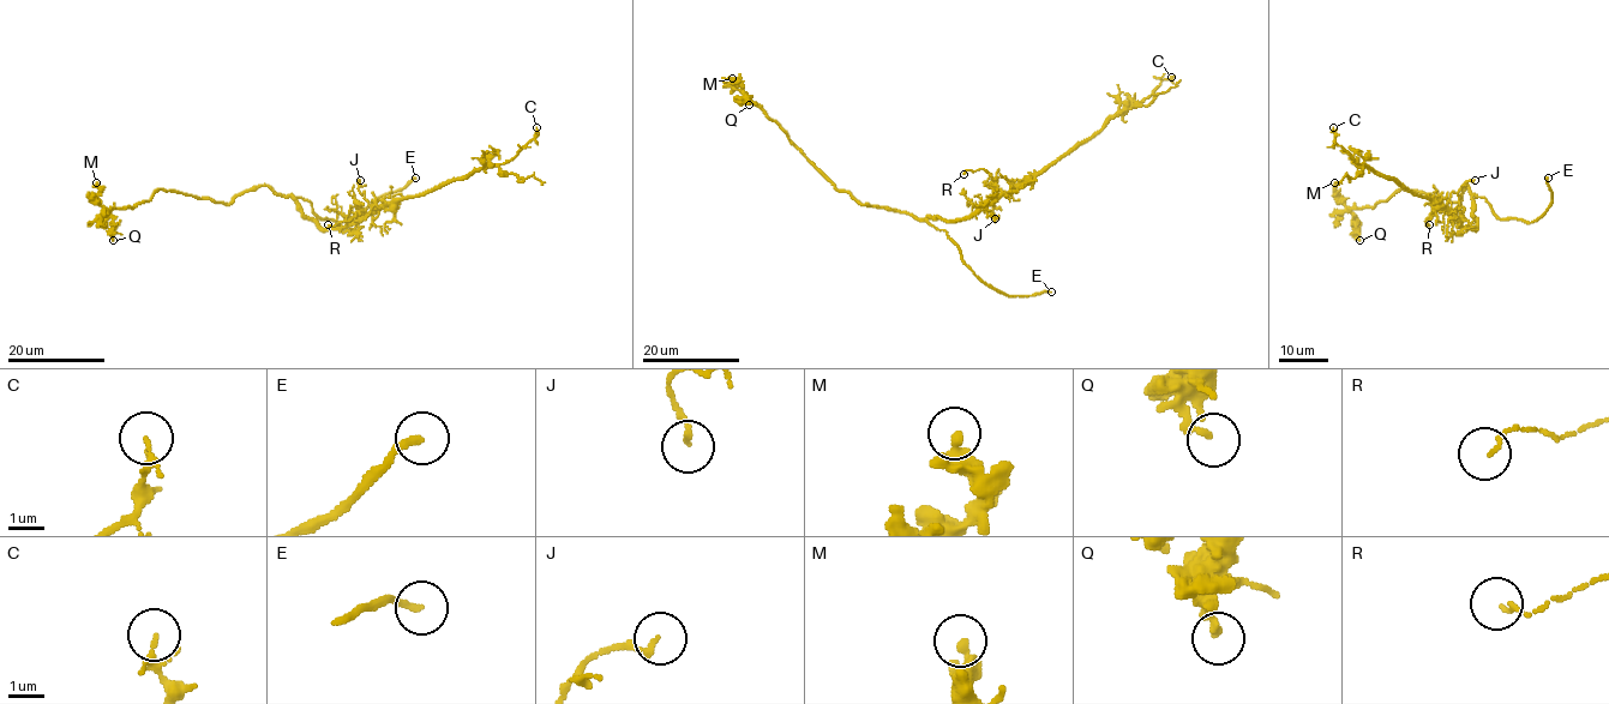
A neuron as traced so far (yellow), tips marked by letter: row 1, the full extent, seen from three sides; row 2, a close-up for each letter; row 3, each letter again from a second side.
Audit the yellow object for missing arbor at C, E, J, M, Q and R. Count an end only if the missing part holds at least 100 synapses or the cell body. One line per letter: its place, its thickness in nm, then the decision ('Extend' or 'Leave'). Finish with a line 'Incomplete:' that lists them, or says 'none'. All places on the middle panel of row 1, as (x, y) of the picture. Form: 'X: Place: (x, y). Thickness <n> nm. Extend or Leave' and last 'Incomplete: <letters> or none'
C: Place: (1171, 77). Thickness 130 nm. Leave
E: Place: (1051, 292). Thickness 190 nm. Extend
J: Place: (995, 218). Thickness 170 nm. Leave
M: Place: (732, 78). Thickness 280 nm. Leave
Q: Place: (749, 104). Thickness 200 nm. Leave
R: Place: (964, 174). Thickness 110 nm. Leave
Incomplete: E

